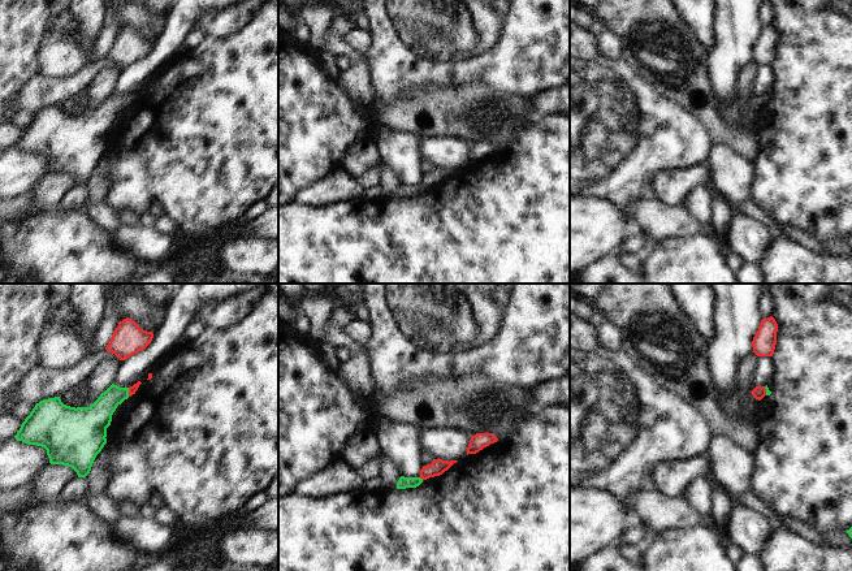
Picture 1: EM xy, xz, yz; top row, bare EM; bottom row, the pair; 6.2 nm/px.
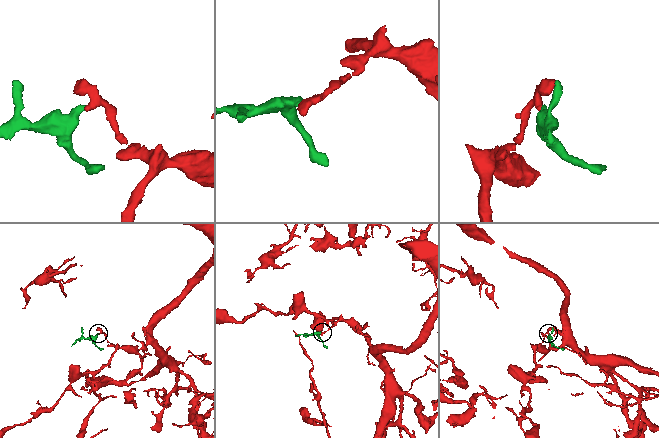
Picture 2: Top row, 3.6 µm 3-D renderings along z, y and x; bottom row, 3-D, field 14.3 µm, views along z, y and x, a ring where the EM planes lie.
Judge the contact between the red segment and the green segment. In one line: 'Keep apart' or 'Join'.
Join.

